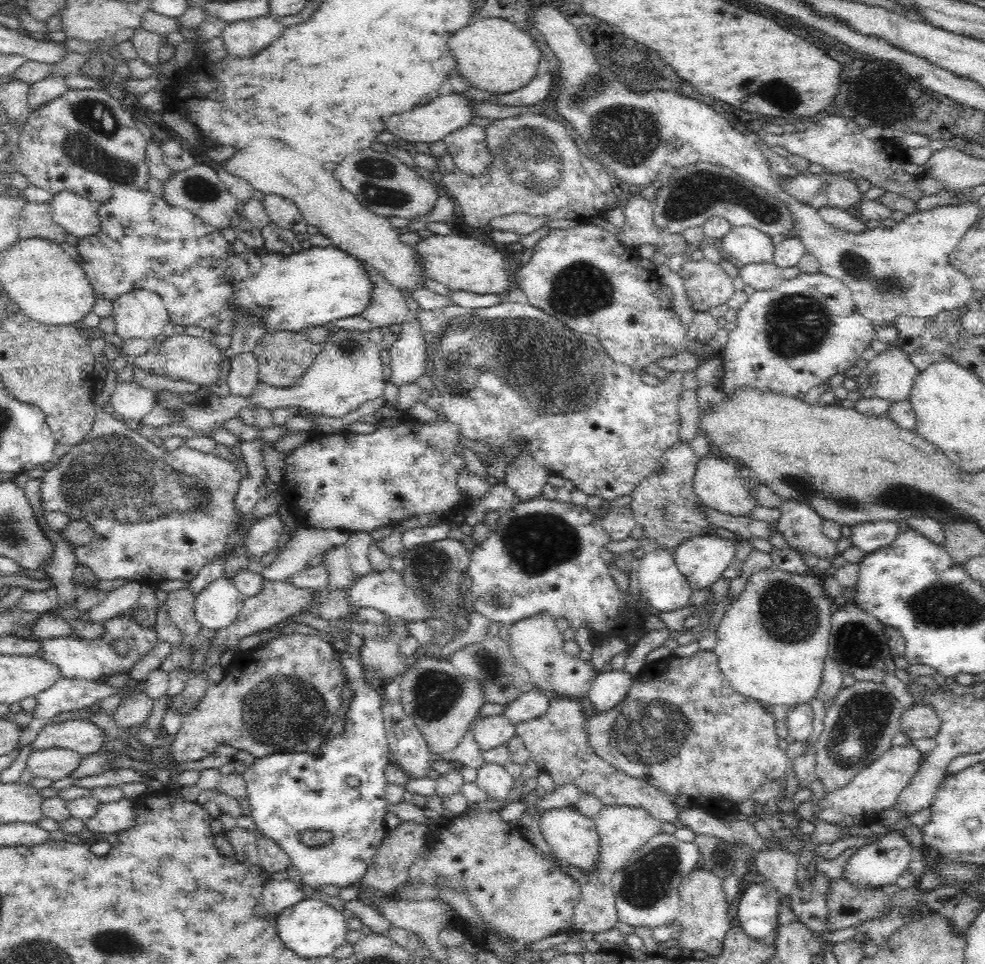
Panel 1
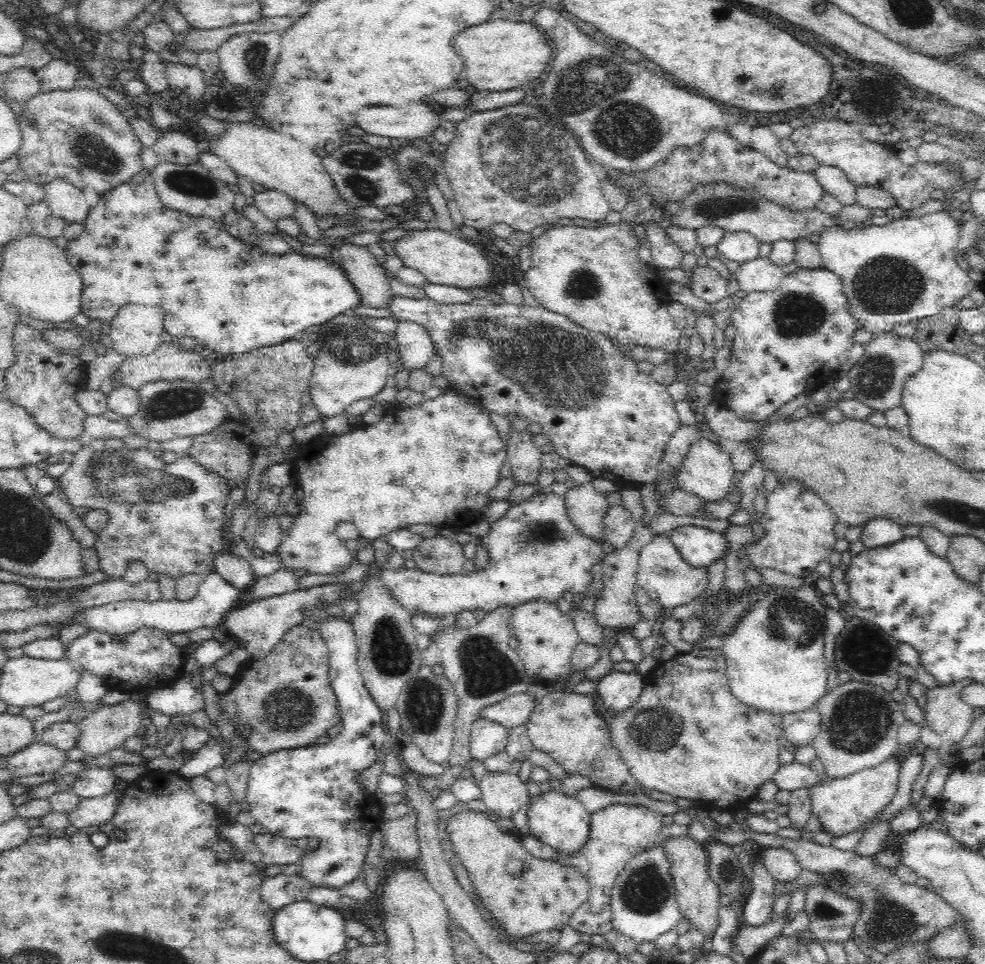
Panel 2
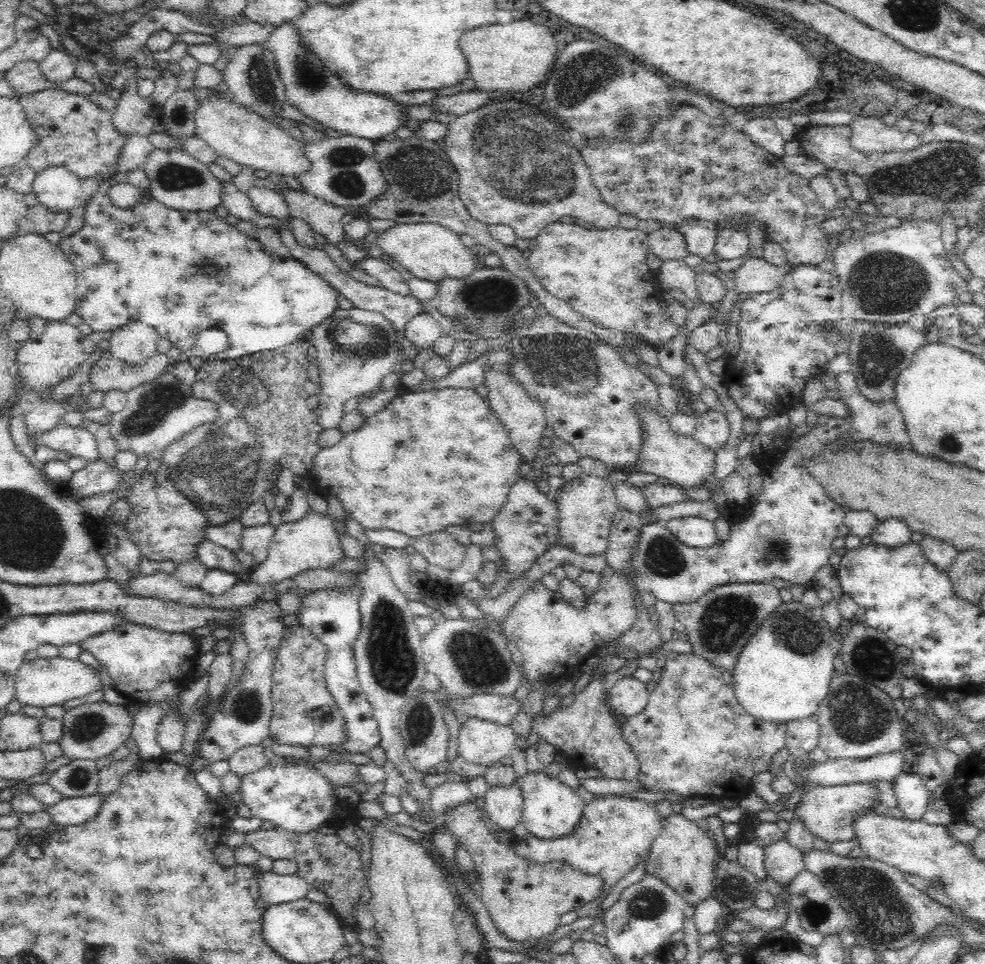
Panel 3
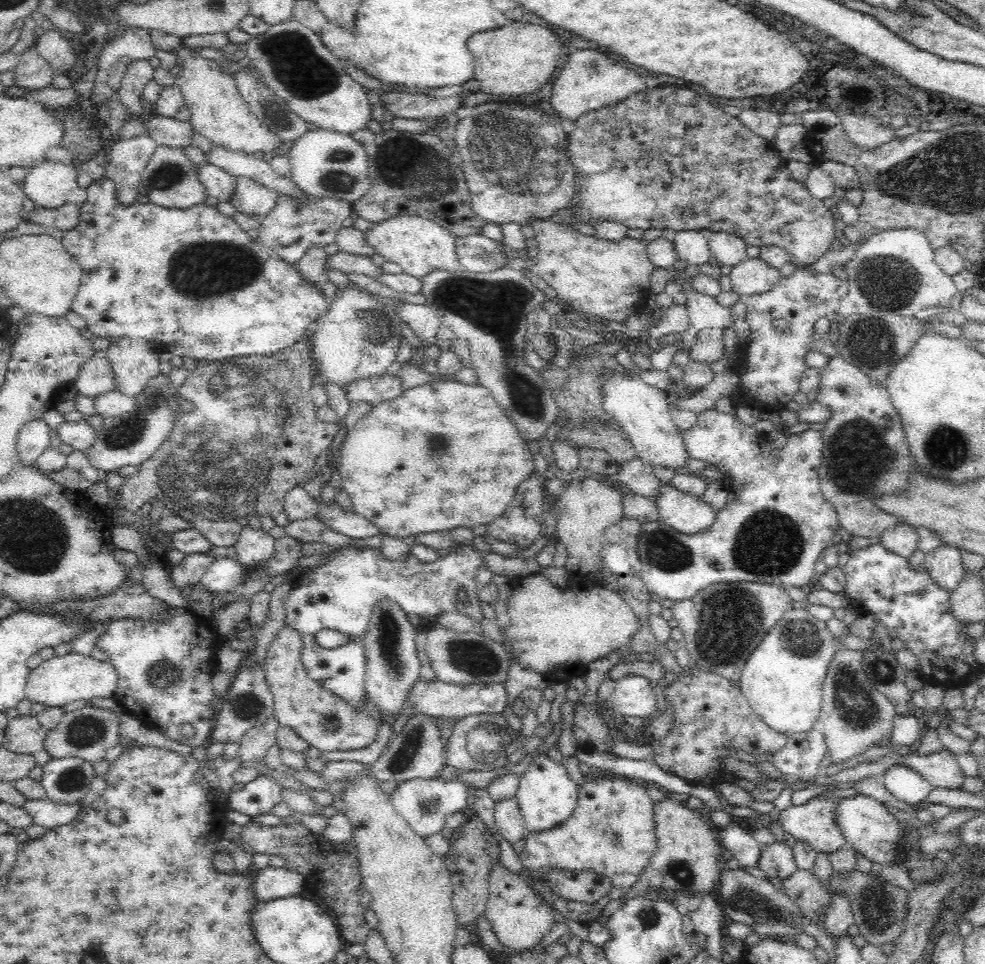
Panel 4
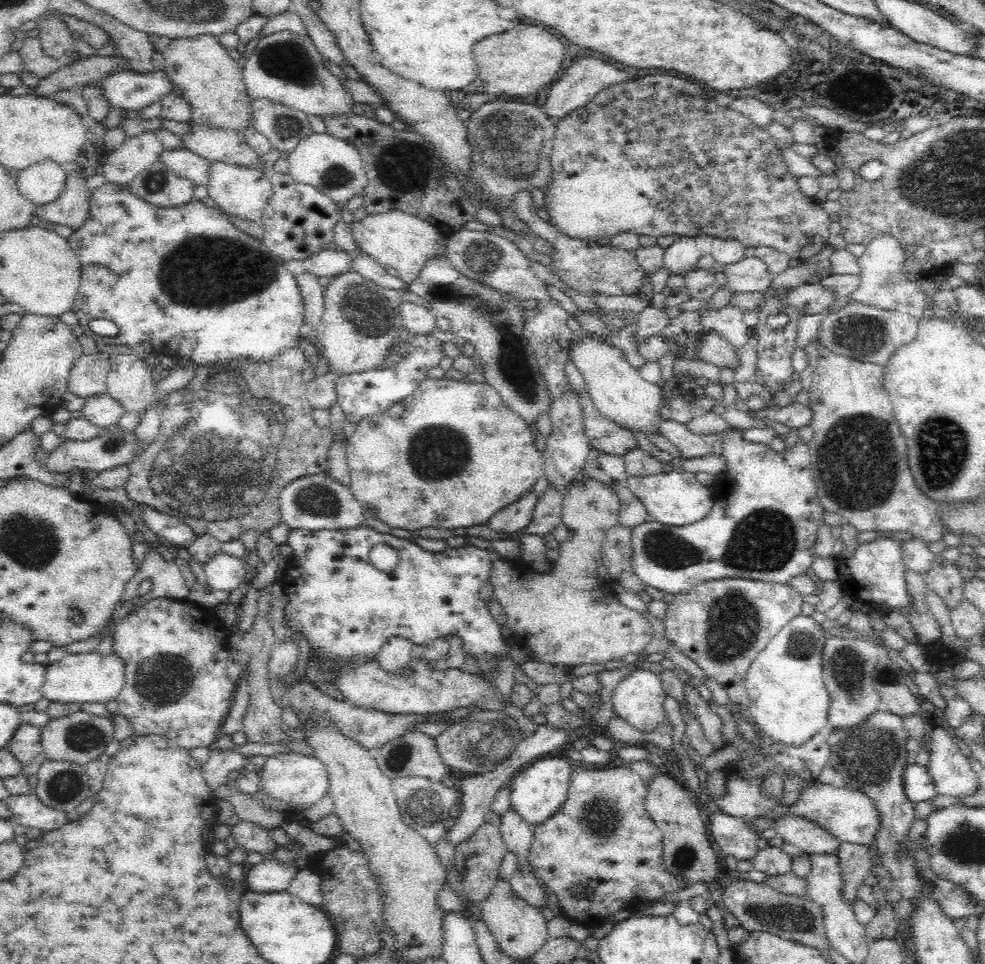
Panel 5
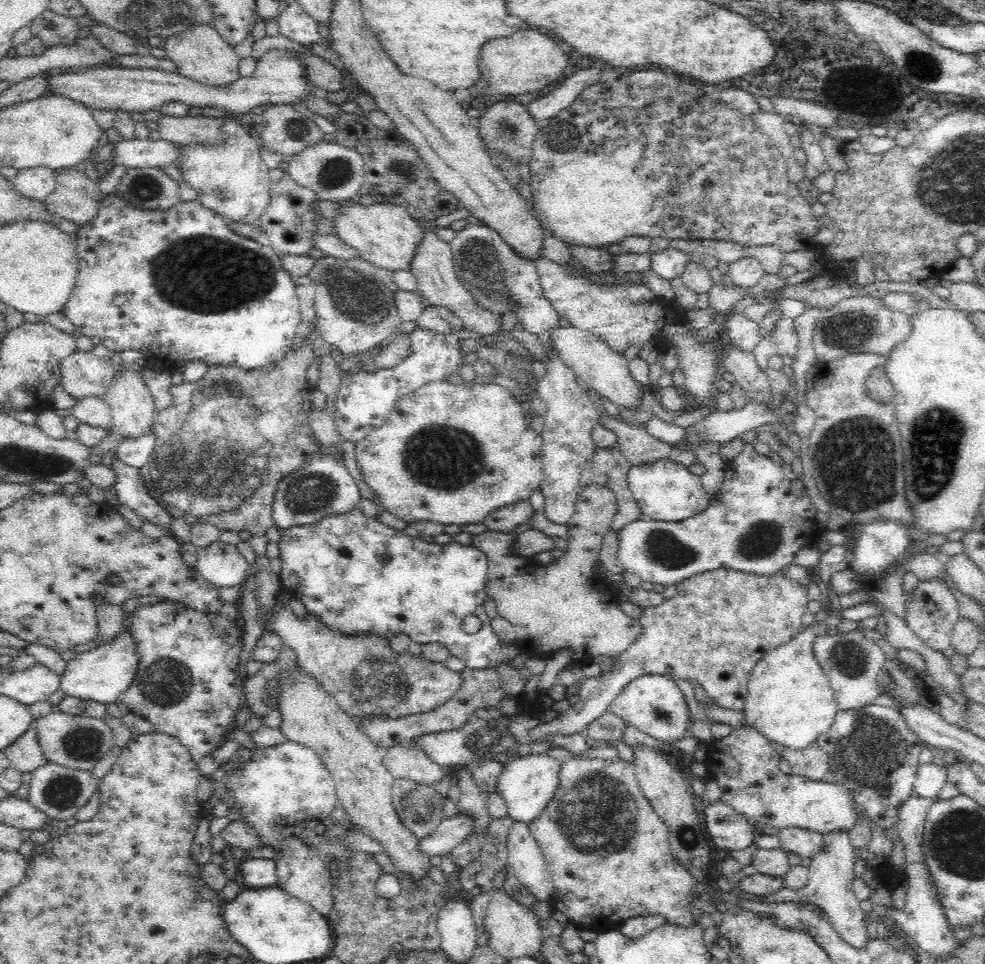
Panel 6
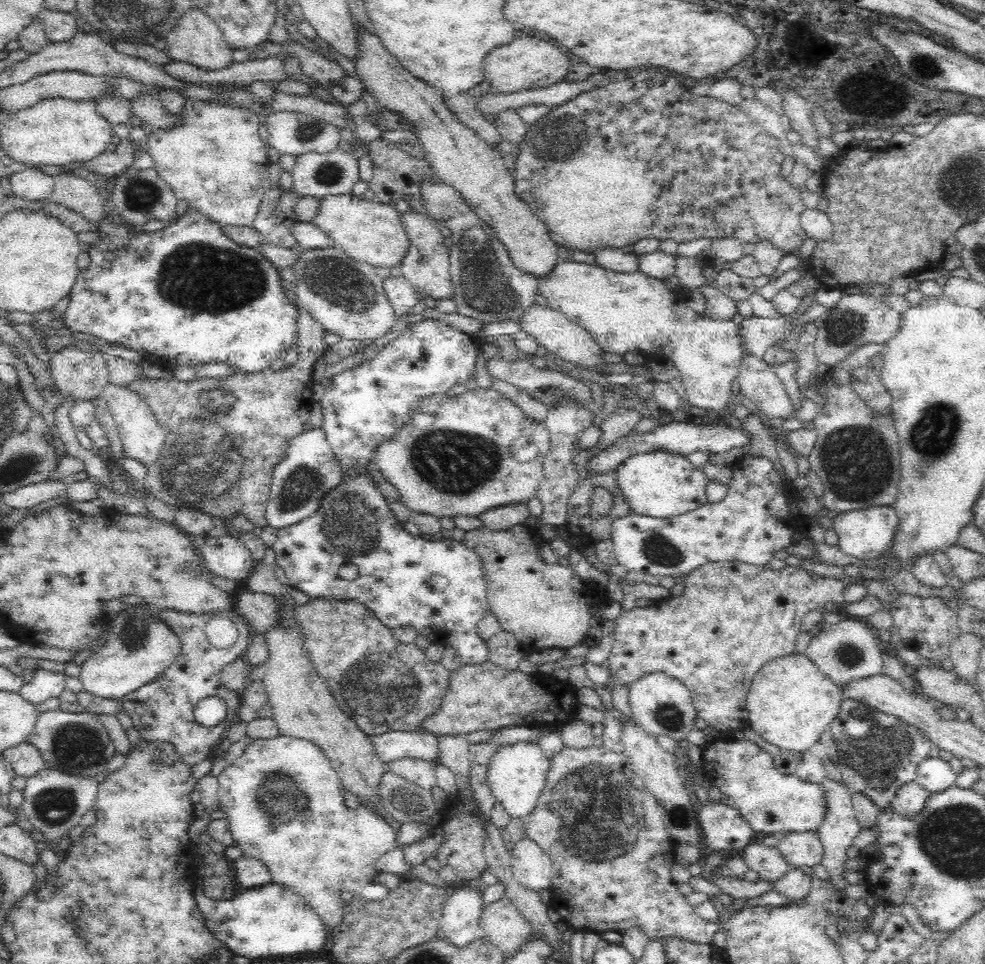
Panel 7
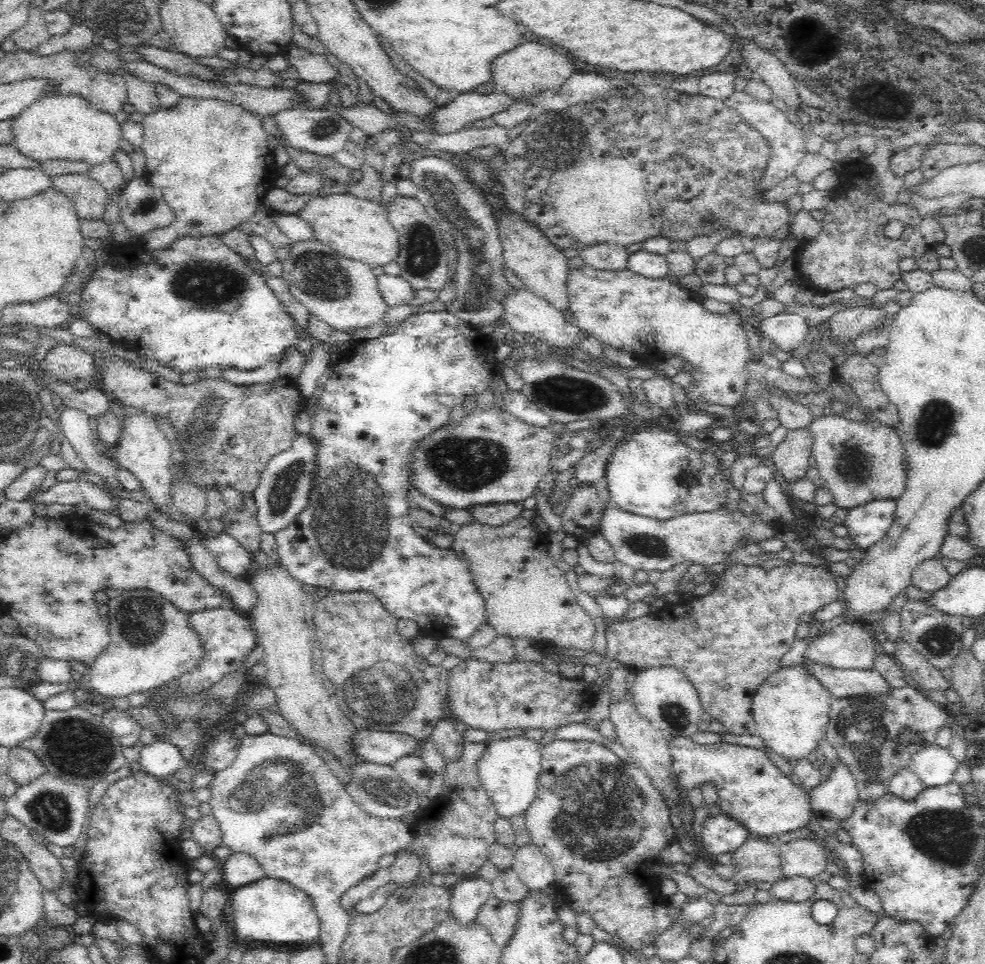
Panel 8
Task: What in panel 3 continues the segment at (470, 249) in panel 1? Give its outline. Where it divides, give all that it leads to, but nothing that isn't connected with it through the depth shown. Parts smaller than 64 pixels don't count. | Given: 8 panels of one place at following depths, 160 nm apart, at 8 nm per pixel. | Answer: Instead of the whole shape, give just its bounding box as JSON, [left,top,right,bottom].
[374,222,476,282]

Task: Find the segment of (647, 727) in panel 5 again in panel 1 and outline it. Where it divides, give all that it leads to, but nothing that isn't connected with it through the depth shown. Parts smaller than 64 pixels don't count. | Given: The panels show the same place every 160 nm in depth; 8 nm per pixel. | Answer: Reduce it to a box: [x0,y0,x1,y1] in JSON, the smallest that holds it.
[586,670,636,711]

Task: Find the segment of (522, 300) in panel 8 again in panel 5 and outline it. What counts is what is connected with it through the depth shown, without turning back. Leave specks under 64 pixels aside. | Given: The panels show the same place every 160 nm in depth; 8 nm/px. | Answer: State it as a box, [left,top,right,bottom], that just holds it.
[568,334,666,434]

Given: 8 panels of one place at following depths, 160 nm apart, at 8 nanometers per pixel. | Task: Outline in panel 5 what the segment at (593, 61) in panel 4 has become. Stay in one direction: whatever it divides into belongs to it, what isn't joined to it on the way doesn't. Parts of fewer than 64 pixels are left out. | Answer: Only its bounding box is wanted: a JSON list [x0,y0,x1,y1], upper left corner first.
[541,58,628,118]

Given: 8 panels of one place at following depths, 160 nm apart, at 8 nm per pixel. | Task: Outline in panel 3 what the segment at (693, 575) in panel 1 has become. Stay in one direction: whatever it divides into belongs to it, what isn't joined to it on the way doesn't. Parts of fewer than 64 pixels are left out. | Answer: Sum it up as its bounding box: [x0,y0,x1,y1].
[666,515,718,547]

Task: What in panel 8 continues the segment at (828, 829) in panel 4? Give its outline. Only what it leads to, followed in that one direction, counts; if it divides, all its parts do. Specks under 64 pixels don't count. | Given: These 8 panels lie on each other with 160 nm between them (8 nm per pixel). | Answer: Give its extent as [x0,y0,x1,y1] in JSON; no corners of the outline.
[778,838,827,879]

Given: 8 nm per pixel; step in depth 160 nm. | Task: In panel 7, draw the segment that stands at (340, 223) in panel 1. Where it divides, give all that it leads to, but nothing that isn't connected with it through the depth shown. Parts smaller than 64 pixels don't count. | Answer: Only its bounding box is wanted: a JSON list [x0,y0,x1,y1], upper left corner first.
[165,5,233,71]

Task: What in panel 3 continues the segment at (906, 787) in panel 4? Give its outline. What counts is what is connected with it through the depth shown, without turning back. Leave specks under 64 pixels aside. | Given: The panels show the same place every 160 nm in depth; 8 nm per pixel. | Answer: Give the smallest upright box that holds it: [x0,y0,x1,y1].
[893,770,932,821]

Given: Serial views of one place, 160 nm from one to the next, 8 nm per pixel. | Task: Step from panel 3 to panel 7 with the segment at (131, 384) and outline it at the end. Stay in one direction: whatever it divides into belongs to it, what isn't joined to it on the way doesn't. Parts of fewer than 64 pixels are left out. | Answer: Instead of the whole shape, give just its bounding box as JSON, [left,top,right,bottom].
[48,346,109,400]

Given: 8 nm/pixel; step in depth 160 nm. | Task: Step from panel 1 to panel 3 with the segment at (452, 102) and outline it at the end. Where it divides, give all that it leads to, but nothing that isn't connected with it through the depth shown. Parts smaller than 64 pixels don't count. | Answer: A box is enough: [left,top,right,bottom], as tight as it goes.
[262,23,404,140]

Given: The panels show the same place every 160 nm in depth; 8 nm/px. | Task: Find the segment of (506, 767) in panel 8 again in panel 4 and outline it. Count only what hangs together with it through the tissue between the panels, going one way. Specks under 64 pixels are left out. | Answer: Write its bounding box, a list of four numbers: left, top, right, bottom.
[514,722,578,832]

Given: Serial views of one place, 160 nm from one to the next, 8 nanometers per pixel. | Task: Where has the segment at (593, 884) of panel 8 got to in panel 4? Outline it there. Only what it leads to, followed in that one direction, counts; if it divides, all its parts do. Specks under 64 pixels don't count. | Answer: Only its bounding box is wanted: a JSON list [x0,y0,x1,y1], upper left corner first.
[519,777,657,924]

